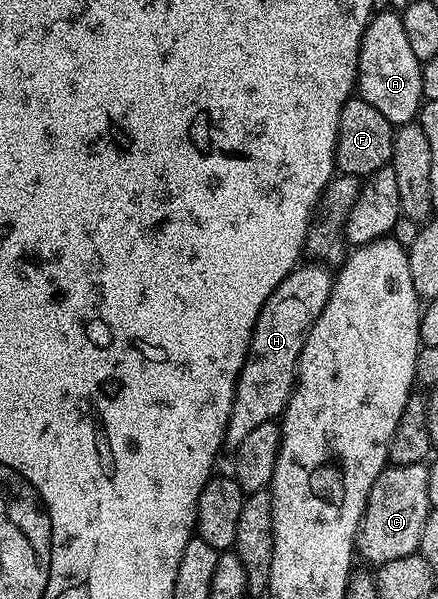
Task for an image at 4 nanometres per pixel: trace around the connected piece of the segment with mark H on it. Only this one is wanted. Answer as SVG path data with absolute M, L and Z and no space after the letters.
M320 262L301 263L270 294L262 306L252 331L252 341L248 347L248 356L236 379L236 393L230 410L230 418L224 435L225 445L235 450L262 422L276 420L288 405L296 383L296 367L304 349L304 339L312 328L312 323L319 318L332 293L333 273L327 272Z

